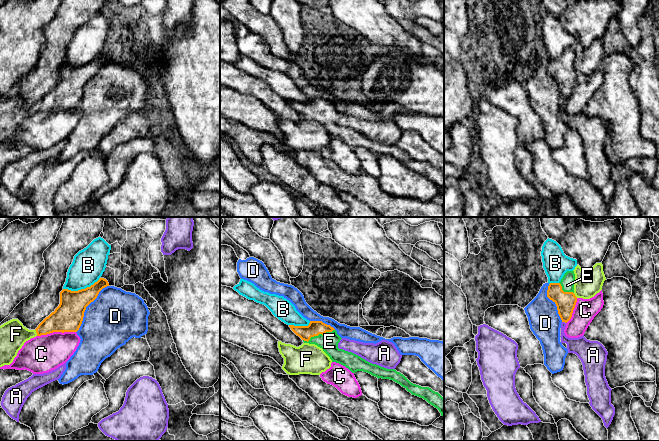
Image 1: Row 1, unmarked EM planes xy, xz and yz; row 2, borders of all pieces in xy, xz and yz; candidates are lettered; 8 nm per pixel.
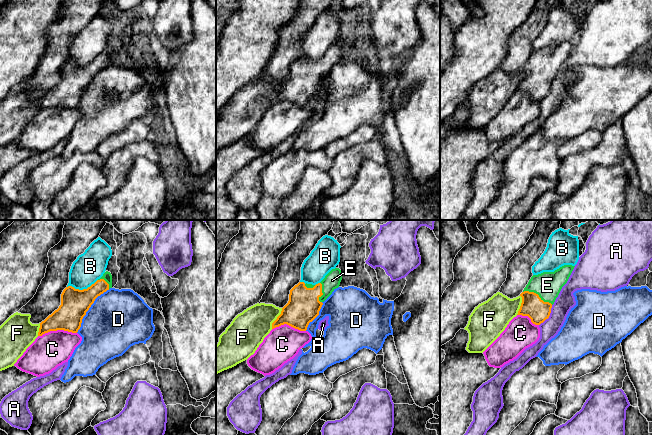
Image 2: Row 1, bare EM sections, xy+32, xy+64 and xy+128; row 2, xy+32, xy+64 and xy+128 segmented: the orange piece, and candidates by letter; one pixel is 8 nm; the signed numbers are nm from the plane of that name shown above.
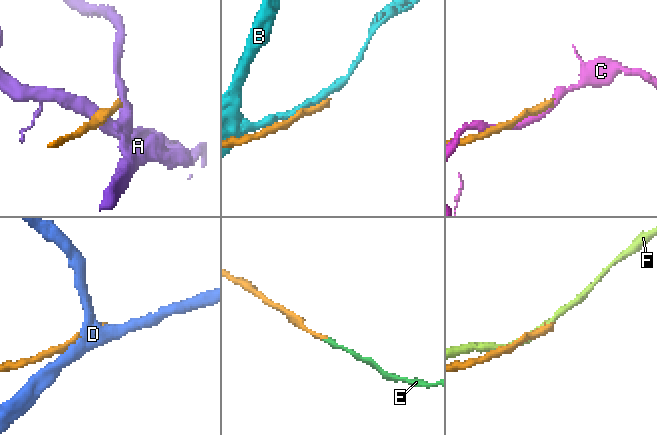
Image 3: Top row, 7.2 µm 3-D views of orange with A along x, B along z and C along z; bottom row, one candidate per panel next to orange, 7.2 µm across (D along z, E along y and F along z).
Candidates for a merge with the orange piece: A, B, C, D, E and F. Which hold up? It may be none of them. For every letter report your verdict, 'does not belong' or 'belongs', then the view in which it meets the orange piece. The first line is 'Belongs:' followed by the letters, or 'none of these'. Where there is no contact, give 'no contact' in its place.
Belongs: E
A: does not belong; meets orange in yz
B: does not belong; meets orange in xy
C: does not belong; meets orange in xy
D: does not belong; meets orange in xy
E: belongs; meets orange in xz
F: does not belong; meets orange in xy

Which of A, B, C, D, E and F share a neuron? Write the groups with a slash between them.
A / B / C / D / E / F

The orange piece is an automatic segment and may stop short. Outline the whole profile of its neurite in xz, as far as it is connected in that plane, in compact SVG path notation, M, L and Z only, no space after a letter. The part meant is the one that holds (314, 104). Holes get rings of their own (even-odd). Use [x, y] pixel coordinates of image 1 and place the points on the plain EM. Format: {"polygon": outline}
{"polygon": "M310 97L308 102L289 101L291 106L299 112L304 119L315 120L322 124L330 133L332 138L339 139L348 144L352 149L363 147L372 152L382 155L390 155L400 160L412 171L426 176L429 180L439 186L444 192L444 174L429 163L421 163L411 159L407 153L395 145L387 145L376 140L372 140L360 132L338 124L338 119L342 115L337 107L323 99L322 97Z"}

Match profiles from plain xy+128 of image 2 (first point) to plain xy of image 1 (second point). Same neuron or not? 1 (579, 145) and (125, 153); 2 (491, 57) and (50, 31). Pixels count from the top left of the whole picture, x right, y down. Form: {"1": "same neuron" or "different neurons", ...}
{"1": "different neurons", "2": "different neurons"}

